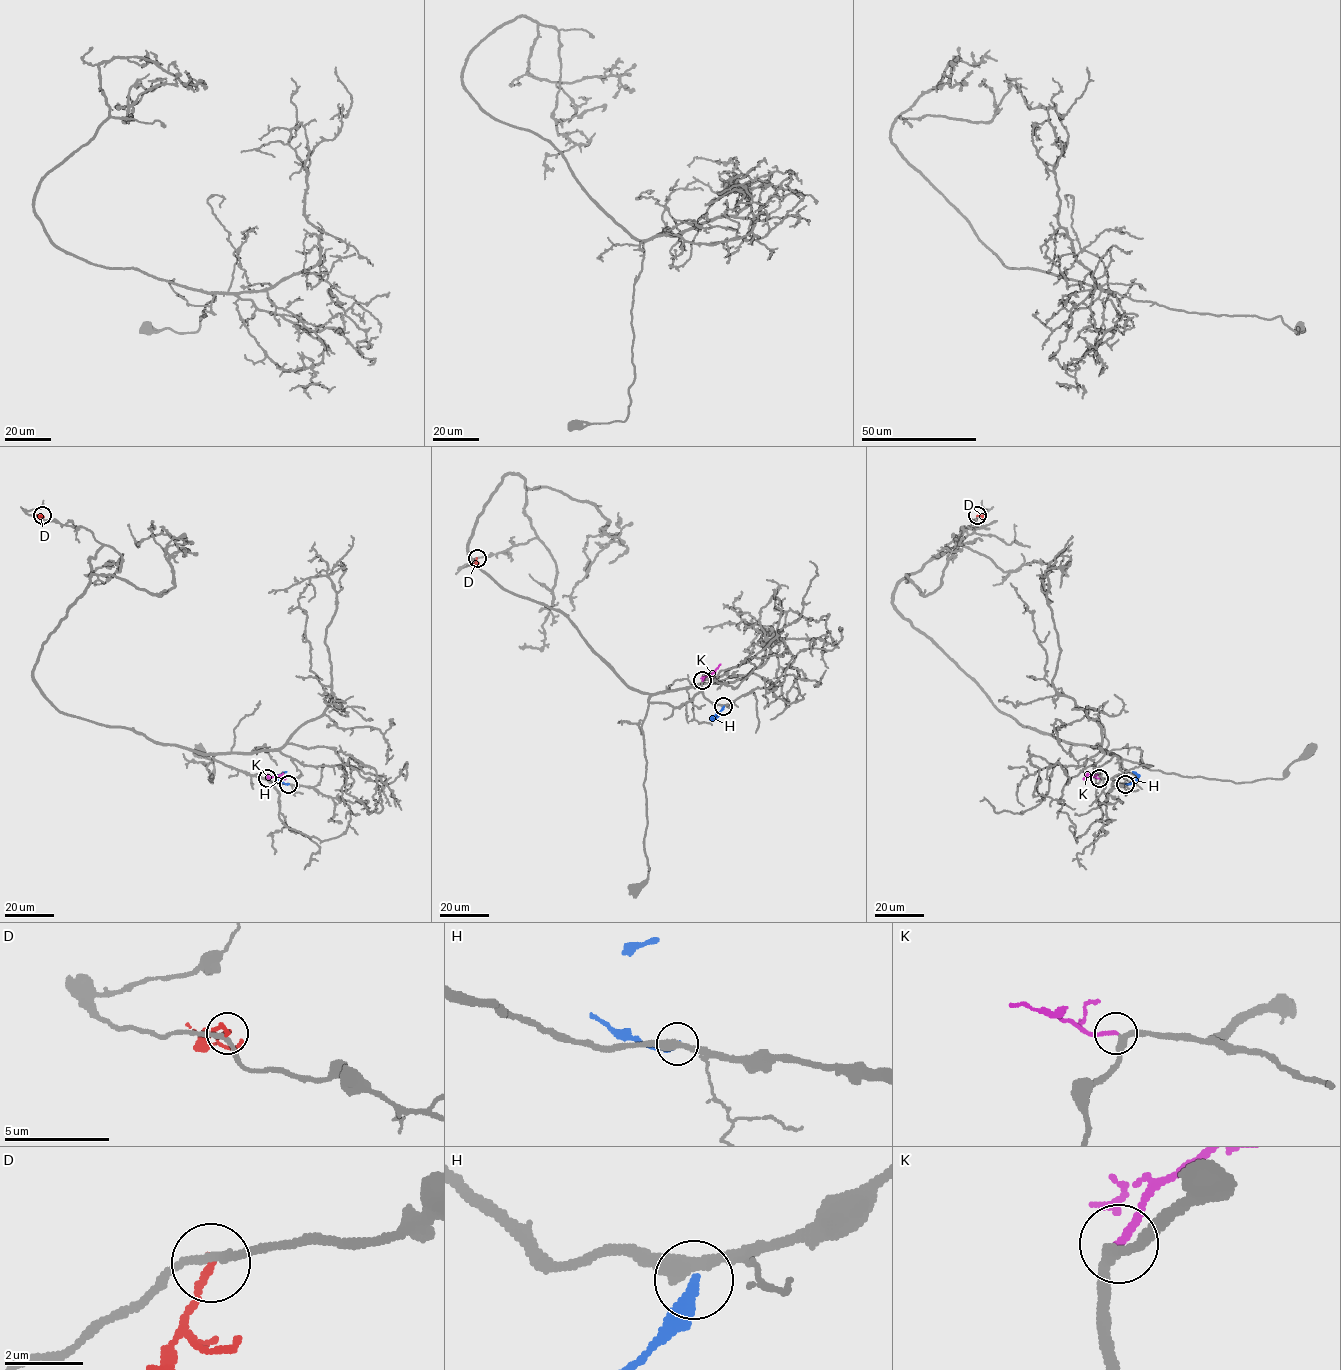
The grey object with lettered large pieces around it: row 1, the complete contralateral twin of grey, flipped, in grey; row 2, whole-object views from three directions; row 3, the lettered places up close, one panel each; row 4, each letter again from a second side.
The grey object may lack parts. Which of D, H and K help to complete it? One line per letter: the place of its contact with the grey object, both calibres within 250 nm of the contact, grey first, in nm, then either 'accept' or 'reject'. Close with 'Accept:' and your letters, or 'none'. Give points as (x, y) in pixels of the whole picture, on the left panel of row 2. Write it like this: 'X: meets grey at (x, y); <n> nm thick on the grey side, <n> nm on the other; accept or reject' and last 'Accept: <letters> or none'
D: meets grey at (42, 515); 190 nm thick on the grey side, 190 nm on the other; reject
H: meets grey at (288, 784); 360 nm thick on the grey side, 340 nm on the other; reject
K: meets grey at (267, 778); 280 nm thick on the grey side, 180 nm on the other; accept
Accept: K

